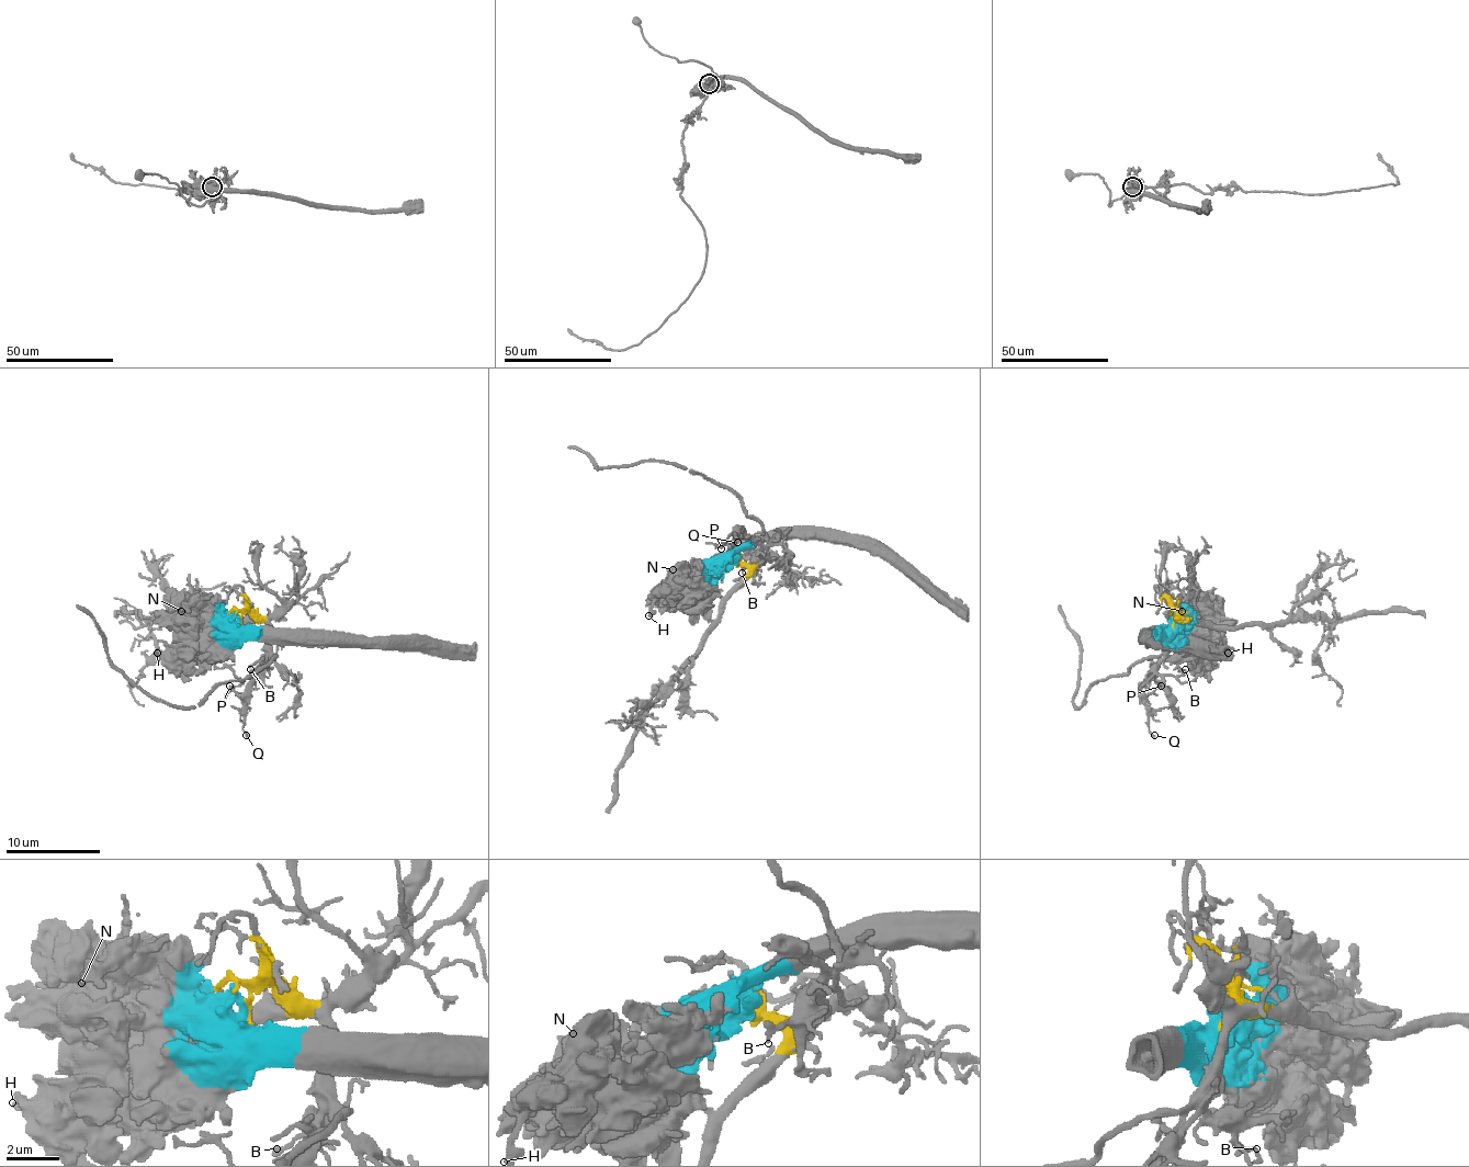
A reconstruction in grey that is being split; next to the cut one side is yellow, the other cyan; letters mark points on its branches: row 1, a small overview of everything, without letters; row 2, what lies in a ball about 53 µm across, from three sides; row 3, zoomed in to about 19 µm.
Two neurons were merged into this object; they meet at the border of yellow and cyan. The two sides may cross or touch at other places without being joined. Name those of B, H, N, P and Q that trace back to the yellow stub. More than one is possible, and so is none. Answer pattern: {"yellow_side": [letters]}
{"yellow_side": ["B", "P", "Q"]}

